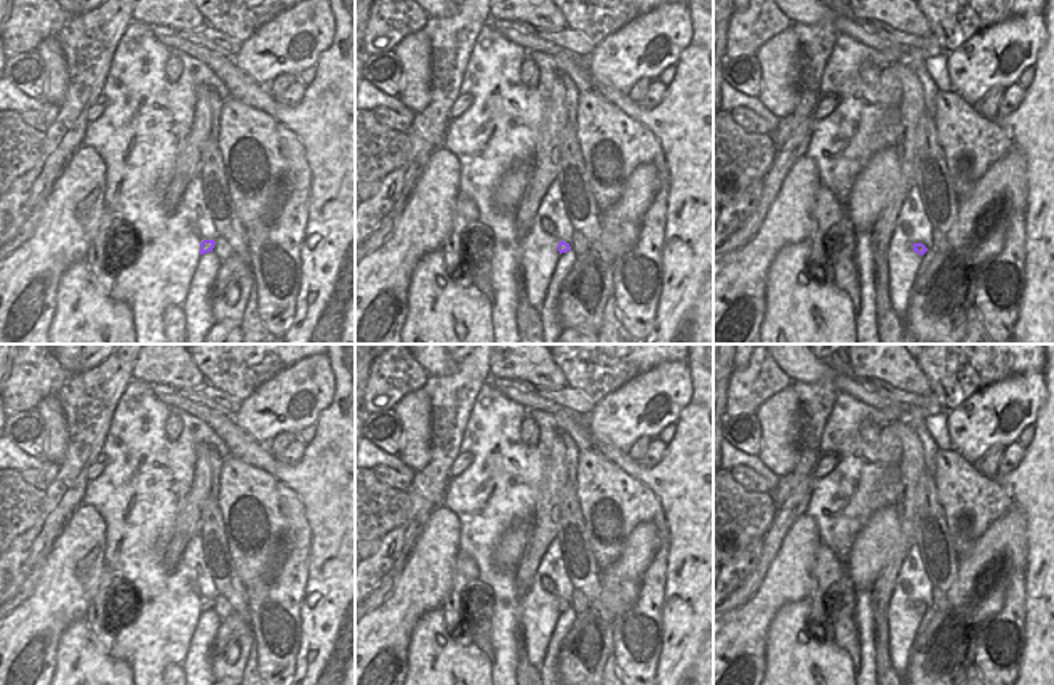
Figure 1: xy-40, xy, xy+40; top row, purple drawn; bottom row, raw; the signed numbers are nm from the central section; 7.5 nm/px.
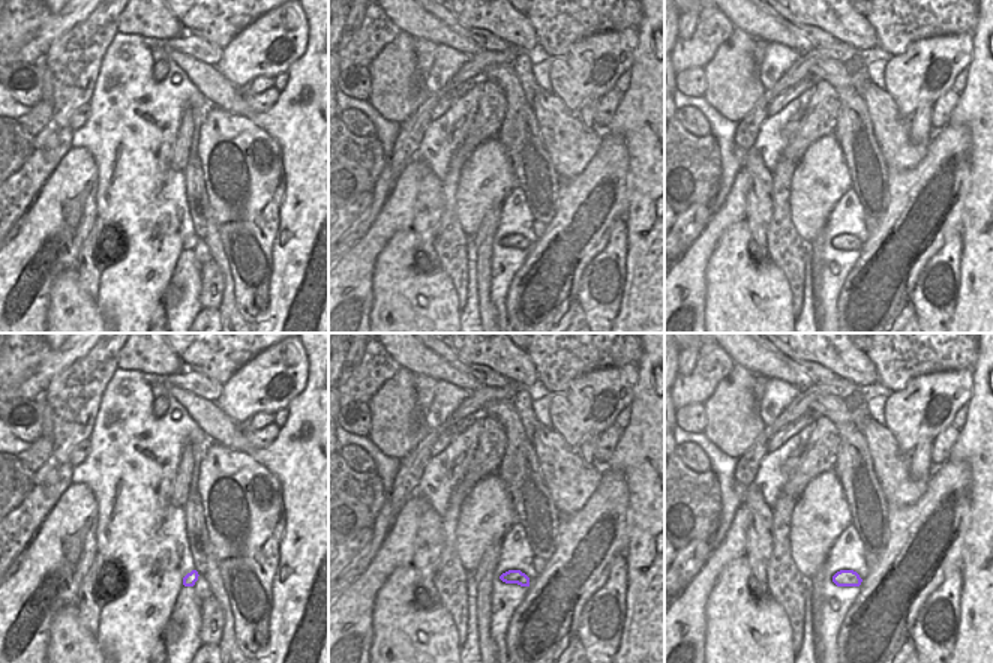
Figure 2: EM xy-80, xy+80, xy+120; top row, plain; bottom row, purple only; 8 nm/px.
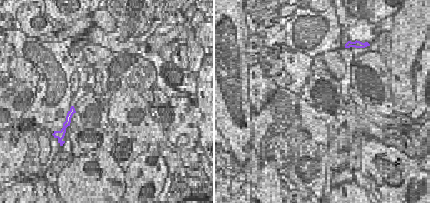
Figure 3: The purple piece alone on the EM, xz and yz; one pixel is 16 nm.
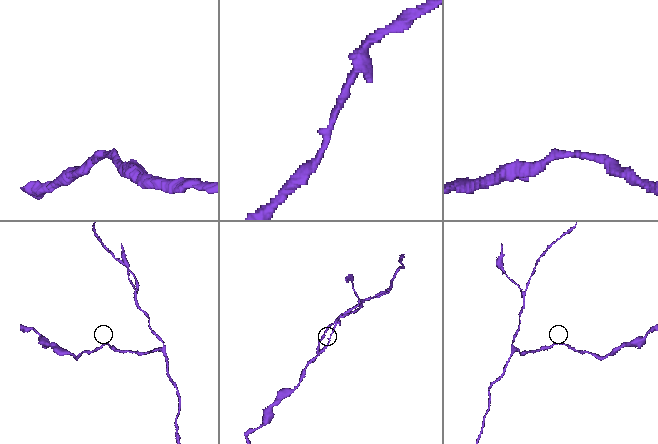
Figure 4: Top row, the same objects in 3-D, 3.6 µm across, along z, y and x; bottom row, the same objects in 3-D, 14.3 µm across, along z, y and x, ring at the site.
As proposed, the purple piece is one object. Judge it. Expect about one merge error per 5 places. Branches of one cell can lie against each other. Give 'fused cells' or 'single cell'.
single cell

